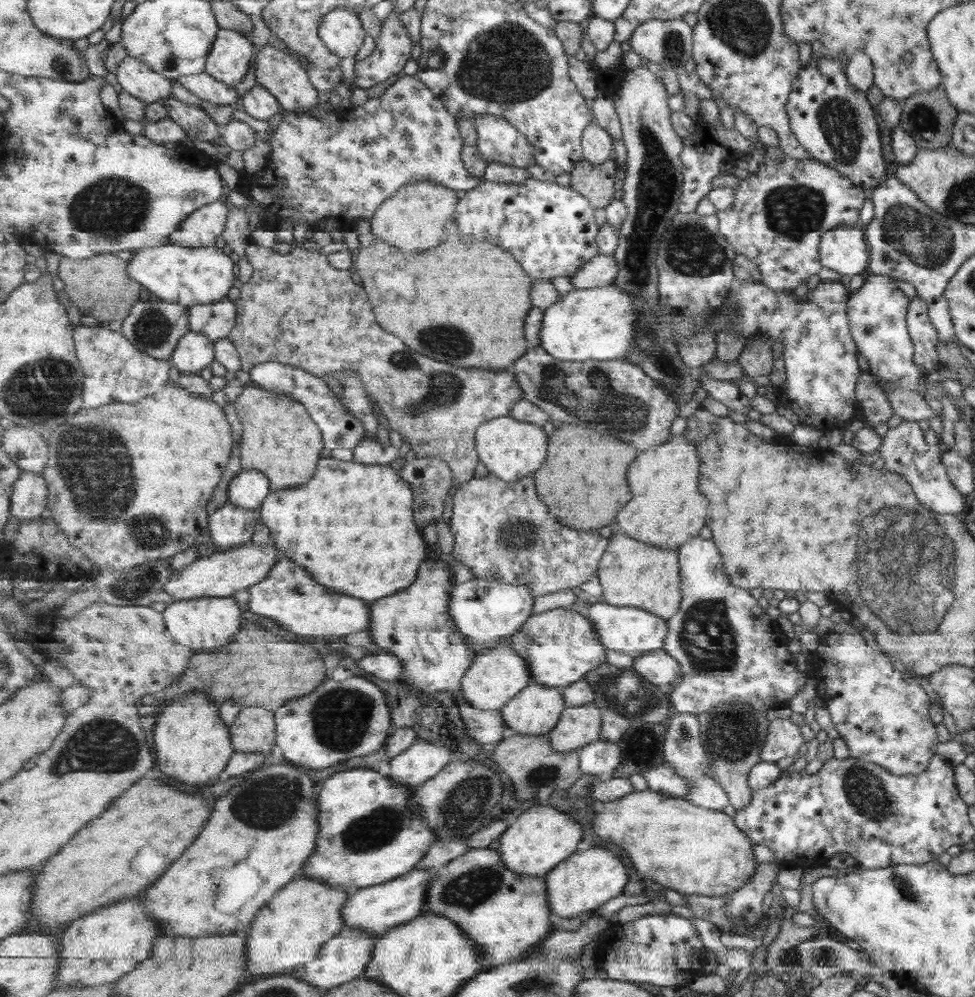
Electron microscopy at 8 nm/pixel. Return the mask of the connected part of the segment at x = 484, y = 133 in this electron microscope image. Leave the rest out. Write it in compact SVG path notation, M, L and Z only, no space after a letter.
M483 114L475 117L474 124L478 131L477 147L482 151L483 158L491 163L502 163L507 166L513 166L526 169L528 166L535 165L534 147L531 146L531 140L521 134L515 126L507 121L507 118Z

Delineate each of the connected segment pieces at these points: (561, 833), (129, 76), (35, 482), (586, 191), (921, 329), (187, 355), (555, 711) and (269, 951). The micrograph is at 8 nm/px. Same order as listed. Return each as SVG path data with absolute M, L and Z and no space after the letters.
M537 805L521 813L500 838L497 849L509 870L525 876L546 876L557 865L584 847L583 826L569 814L548 805Z
M134 56L123 58L115 74L118 89L125 89L145 104L162 102L172 95L173 80Z
M22 471L10 498L12 515L25 521L39 518L49 493L49 482L42 474Z
M585 159L570 173L569 186L590 199L595 209L606 209L615 198L615 181L621 178L621 171L613 159L601 165L592 164Z
M918 297L911 299L907 305L906 329L912 342L912 359L917 365L921 374L929 374L932 372L931 366L941 366L937 361L937 331L929 322L925 303Z
M189 331L177 345L169 362L180 373L197 373L205 370L216 360L215 342L206 334Z
M531 682L527 689L514 696L502 709L503 717L512 733L545 735L550 733L559 724L565 712L566 698L562 691L553 686L543 686L537 682Z
M299 875L286 884L255 917L251 934L247 935L247 976L267 974L292 974L308 962L314 962L322 946L346 927L342 906L350 894L326 882Z

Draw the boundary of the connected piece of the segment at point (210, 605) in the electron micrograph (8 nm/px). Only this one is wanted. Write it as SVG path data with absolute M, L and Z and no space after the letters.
M204 597L173 602L163 611L169 632L175 641L190 647L193 651L221 649L233 641L241 630L241 610L232 597Z

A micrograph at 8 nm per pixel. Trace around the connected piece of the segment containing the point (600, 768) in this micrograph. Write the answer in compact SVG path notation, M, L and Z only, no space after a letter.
M598 740L580 749L580 766L583 774L609 774L619 766L618 743Z

